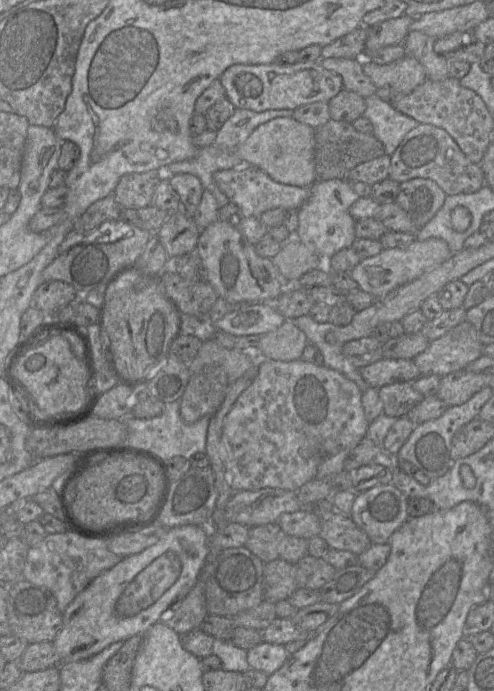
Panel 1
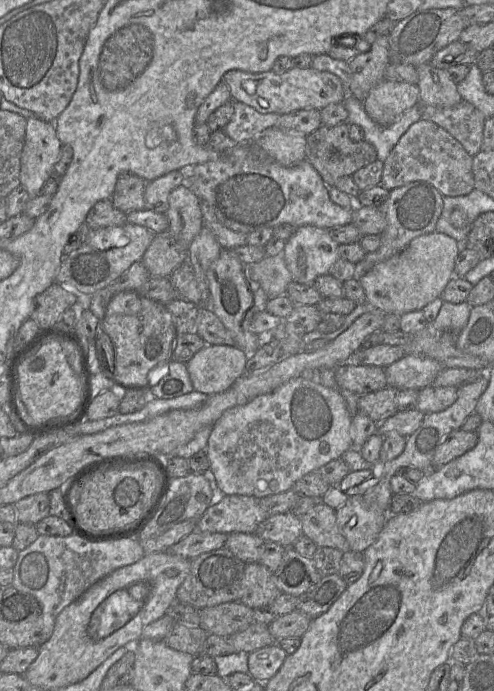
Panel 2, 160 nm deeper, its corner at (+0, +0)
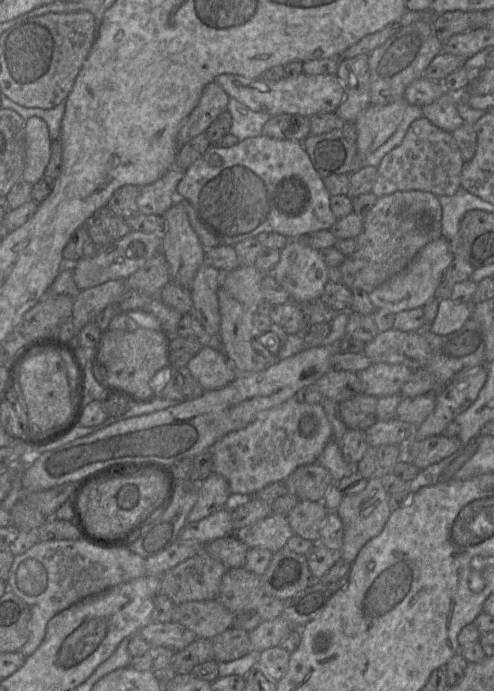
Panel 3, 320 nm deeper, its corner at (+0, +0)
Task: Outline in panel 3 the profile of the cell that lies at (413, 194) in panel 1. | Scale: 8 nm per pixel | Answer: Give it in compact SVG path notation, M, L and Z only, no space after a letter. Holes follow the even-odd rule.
M419 190L399 191L377 199L363 216L363 230L356 237L357 249L339 266L342 282L348 289L361 289L368 294L391 277L403 271L428 243L442 236L442 206L436 195Z

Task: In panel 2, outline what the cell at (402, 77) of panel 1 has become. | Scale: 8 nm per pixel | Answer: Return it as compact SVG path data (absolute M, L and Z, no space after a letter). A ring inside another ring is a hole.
M384 78L363 100L367 115L382 126L389 126L400 116L419 104L417 84Z

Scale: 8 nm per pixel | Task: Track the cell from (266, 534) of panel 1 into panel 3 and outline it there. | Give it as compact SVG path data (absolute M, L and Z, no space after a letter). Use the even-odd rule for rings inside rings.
M236 535L215 539L202 546L202 551L222 562L227 569L243 567L248 546Z

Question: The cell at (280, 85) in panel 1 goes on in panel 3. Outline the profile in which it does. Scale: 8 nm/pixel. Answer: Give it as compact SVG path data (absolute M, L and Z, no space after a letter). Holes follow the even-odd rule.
M302 73L284 77L279 81L264 77L245 78L236 74L222 74L214 79L231 98L254 112L264 112L271 117L281 114L295 114L310 117L317 113L334 113L344 99L344 89L336 75Z

